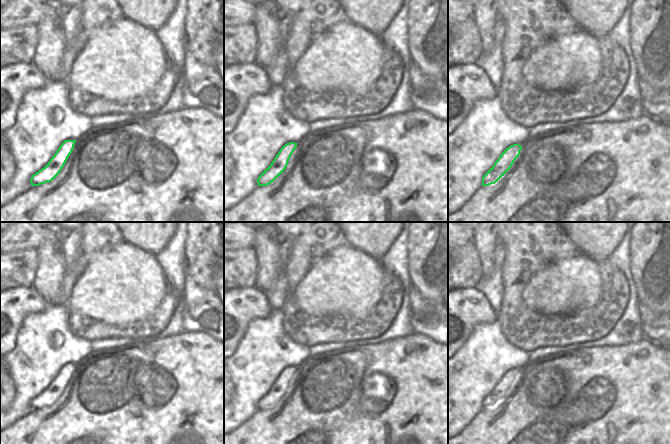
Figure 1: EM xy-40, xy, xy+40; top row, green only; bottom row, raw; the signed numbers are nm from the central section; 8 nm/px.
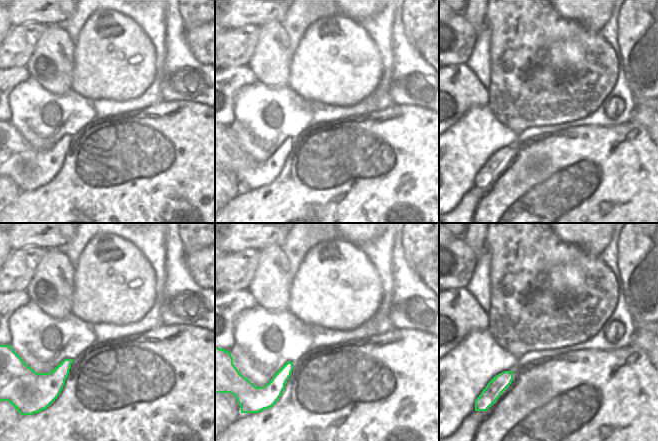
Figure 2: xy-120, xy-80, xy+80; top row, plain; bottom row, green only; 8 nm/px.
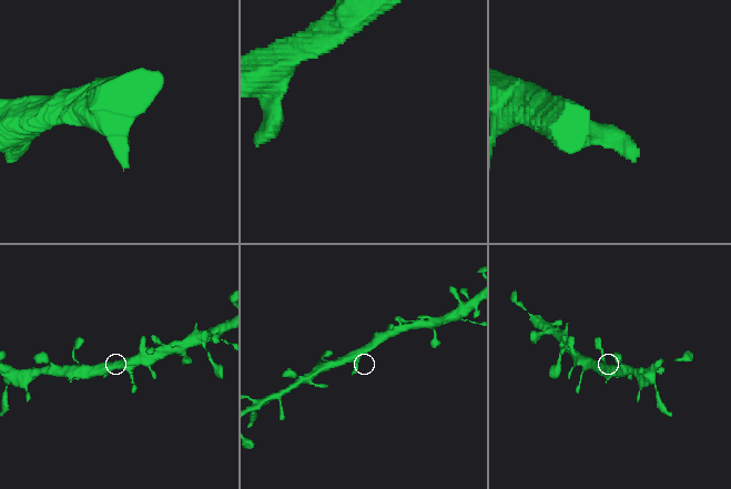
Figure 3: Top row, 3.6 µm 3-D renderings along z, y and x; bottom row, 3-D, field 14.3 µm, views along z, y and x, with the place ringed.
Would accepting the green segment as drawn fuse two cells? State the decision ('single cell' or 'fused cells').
single cell

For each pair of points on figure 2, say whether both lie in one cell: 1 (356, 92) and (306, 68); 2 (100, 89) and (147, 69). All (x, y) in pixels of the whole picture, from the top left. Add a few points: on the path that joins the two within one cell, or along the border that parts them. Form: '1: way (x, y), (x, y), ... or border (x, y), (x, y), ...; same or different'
1: way (344, 80), (332, 68), (318, 68); same
2: way (112, 77), (120, 69), (135, 69); same

